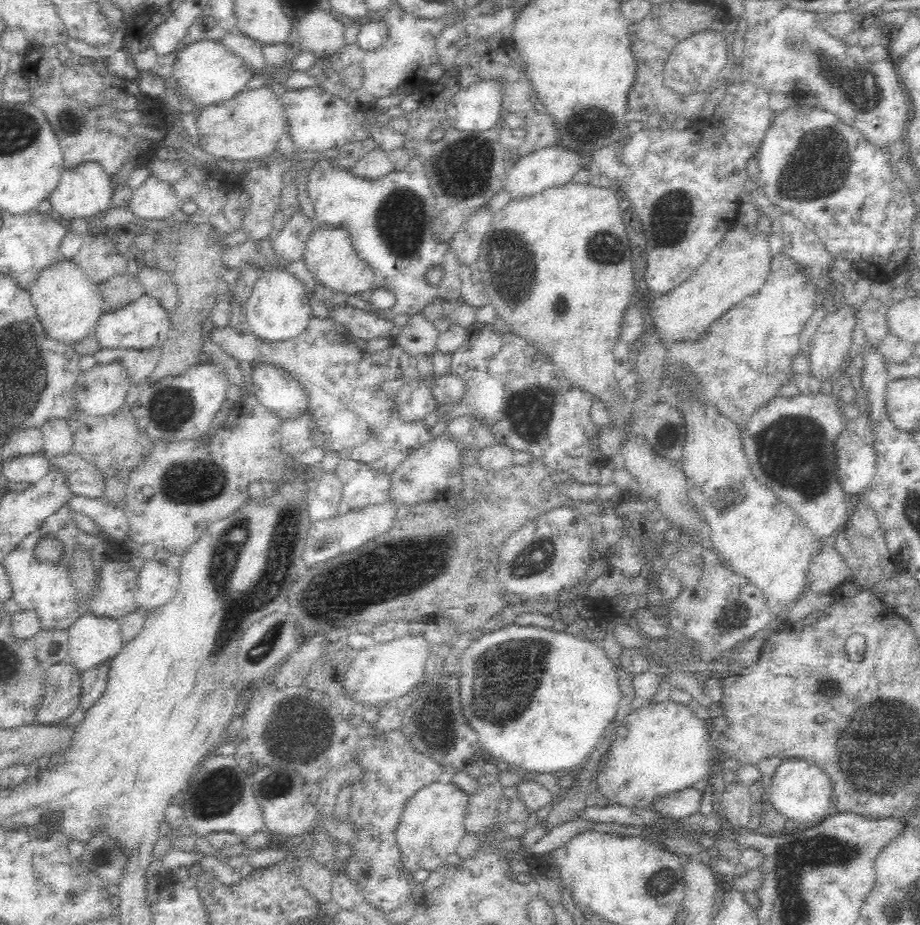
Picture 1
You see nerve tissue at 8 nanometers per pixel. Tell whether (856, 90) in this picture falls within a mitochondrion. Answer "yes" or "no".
yes

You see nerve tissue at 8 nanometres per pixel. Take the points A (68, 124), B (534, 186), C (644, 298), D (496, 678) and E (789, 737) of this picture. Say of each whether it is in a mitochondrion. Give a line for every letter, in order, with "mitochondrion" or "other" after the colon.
A: mitochondrion
B: other
C: other
D: mitochondrion
E: other

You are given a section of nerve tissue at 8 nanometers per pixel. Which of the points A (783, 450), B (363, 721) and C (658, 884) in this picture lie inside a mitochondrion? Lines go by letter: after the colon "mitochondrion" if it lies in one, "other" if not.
A: mitochondrion
B: other
C: mitochondrion

